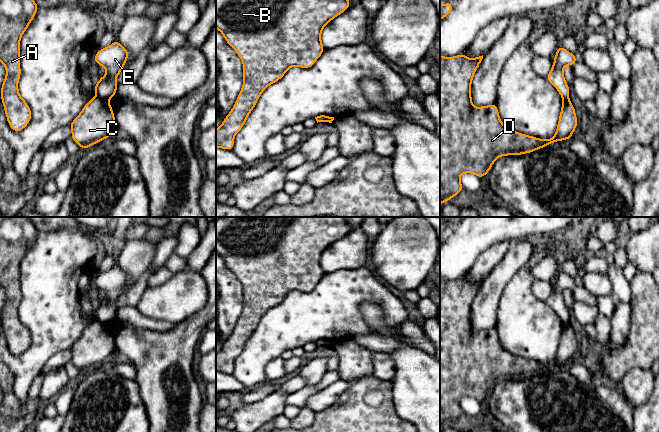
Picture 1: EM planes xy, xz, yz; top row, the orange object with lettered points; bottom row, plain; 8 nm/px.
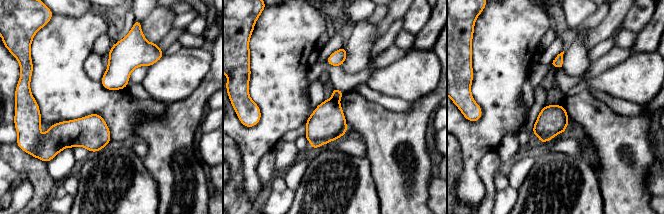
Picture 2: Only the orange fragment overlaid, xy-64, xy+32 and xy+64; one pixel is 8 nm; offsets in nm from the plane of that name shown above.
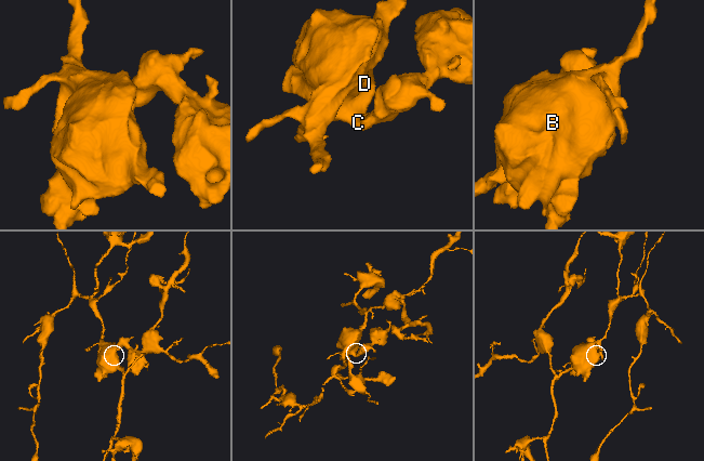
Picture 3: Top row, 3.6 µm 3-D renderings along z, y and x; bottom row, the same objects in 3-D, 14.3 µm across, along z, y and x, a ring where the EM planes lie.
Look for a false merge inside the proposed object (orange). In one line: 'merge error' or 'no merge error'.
merge error

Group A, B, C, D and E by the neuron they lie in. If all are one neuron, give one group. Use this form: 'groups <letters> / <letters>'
groups A B C D / E

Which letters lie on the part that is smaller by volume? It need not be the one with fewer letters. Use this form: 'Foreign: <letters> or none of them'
Foreign: E

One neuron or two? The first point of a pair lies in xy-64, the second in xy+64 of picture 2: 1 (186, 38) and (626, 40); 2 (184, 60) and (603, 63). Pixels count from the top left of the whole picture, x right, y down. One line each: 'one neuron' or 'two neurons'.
1: one neuron
2: two neurons

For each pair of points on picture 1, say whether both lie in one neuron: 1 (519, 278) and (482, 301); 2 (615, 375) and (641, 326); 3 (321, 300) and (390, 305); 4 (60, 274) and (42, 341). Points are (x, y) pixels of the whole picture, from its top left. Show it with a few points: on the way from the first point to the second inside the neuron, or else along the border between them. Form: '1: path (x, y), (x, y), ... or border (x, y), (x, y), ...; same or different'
1: border (519, 268), (505, 286), (496, 309); different
2: path (620, 363), (641, 342), (641, 338); same
3: path (338, 296), (341, 293), (373, 291); same
4: path (51, 291), (51, 324); same

